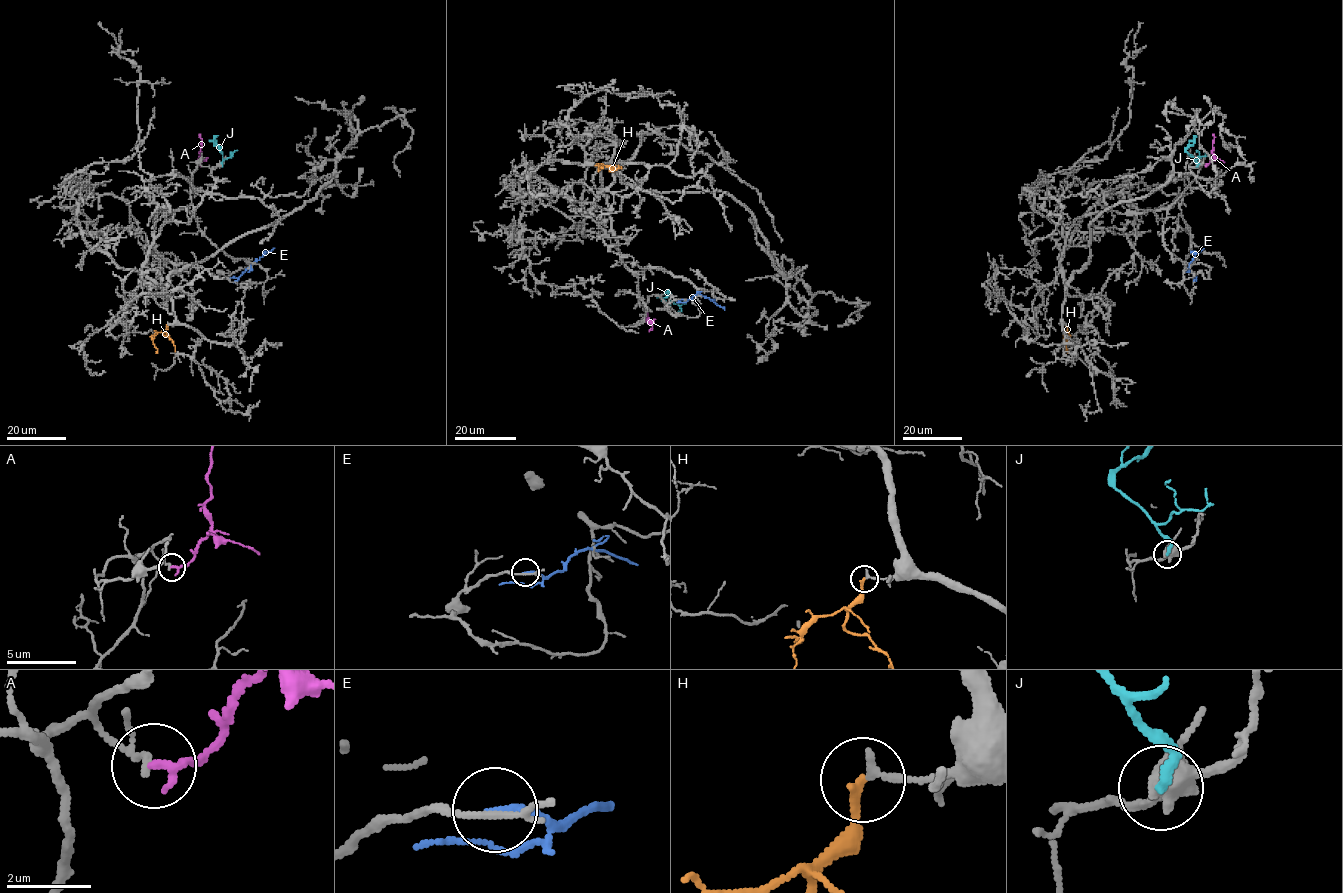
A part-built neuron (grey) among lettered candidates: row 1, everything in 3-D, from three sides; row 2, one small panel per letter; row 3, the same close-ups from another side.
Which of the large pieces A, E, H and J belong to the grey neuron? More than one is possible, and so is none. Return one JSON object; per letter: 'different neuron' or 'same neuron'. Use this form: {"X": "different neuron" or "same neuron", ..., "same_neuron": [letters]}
{"A": "different neuron", "E": "different neuron", "H": "same neuron", "J": "different neuron", "same_neuron": ["H"]}

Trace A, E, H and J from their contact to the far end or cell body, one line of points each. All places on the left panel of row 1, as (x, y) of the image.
A: (200, 165), (199, 133)
E: (234, 281), (274, 247)
H: (167, 324), (152, 339), (156, 353)
J: (220, 166), (220, 146), (215, 141), (209, 141)

